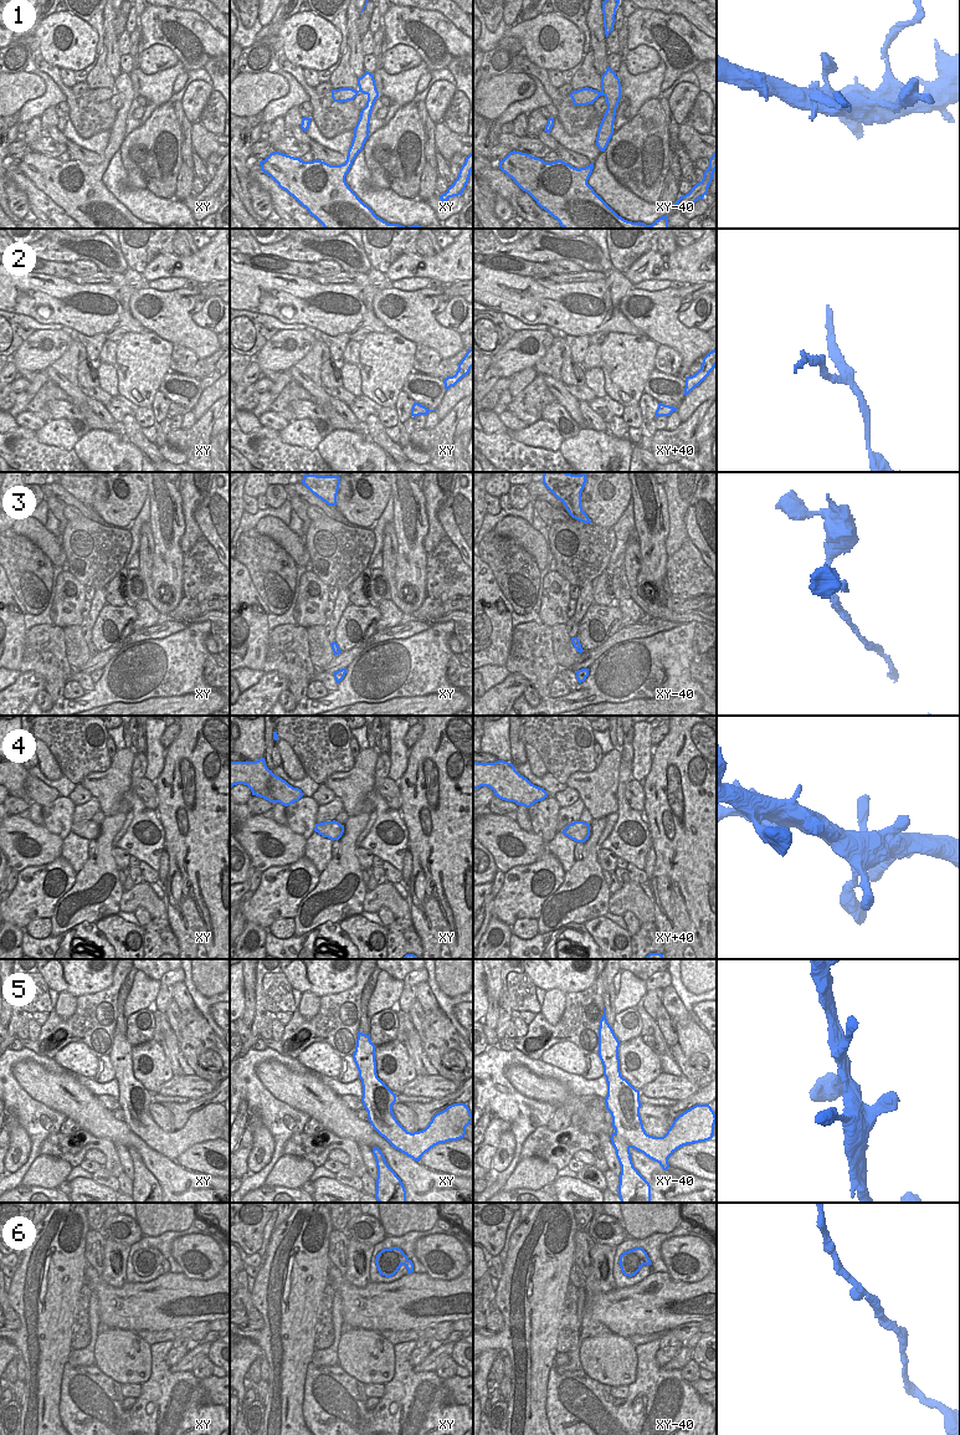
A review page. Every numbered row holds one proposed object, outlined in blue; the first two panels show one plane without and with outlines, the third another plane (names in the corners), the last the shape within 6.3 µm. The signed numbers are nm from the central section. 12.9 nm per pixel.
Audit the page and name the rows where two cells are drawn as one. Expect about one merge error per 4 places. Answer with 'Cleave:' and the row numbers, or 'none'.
Cleave: none

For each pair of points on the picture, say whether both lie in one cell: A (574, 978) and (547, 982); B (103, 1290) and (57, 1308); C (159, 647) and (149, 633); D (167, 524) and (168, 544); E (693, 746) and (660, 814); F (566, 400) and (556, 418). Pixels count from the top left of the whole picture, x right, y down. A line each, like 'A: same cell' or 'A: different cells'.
A: same cell
B: different cells
C: different cells
D: same cell
E: same cell
F: different cells

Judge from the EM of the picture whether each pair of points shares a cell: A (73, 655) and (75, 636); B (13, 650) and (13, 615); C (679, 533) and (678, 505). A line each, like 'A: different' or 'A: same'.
A: same
B: same
C: same

